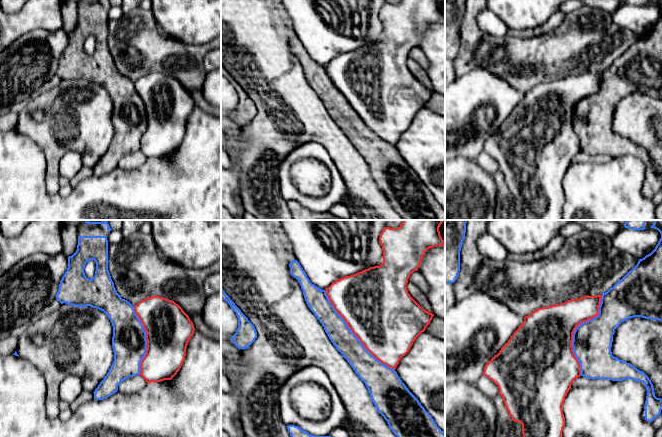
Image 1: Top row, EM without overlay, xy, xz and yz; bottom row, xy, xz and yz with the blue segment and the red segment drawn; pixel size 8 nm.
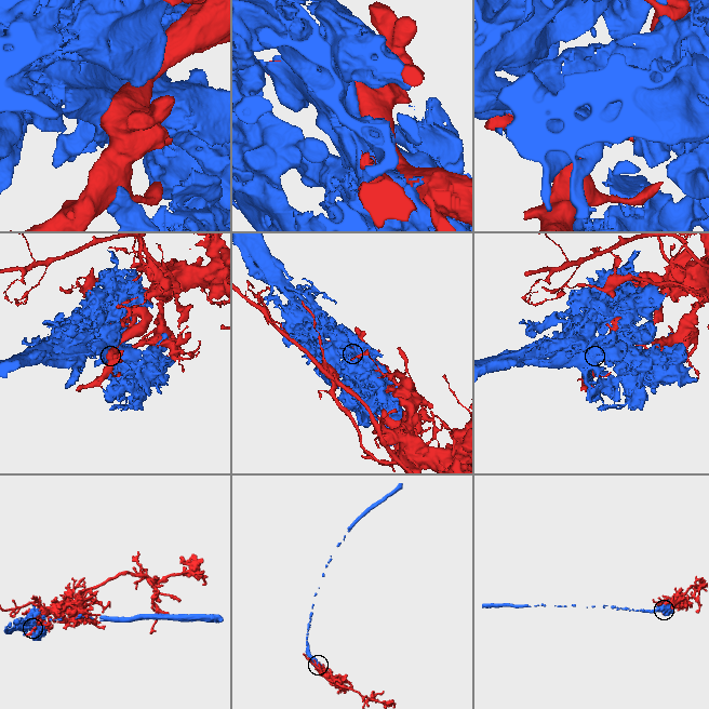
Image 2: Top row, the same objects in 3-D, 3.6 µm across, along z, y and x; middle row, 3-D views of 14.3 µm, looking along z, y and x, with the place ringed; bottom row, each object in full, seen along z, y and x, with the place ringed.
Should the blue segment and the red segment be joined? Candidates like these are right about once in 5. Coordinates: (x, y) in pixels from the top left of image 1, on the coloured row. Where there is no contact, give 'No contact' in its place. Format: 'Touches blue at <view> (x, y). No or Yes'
Touches blue at yz (574, 331). No

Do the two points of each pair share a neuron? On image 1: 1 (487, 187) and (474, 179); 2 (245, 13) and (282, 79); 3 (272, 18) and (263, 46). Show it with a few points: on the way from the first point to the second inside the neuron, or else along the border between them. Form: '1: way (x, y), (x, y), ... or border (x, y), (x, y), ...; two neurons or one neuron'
1: way (484, 187), (477, 182); one neuron
2: way (245, 29), (245, 41), (266, 63); one neuron
3: way (265, 25), (263, 27), (263, 39); one neuron

